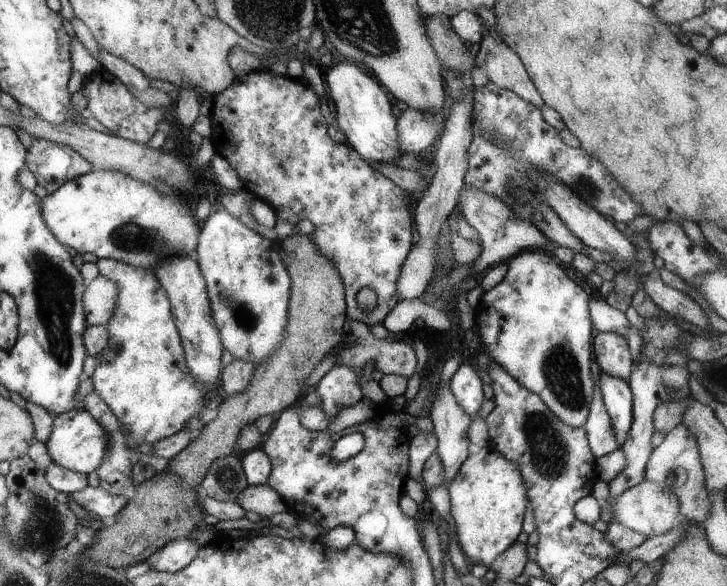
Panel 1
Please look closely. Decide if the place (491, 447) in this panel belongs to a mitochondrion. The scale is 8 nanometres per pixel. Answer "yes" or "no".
no

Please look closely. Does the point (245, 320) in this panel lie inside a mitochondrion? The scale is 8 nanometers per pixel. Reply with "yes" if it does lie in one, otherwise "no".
yes

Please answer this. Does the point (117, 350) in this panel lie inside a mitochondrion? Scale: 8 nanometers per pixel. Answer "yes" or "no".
yes

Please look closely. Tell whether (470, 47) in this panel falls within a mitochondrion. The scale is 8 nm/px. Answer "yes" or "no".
no

